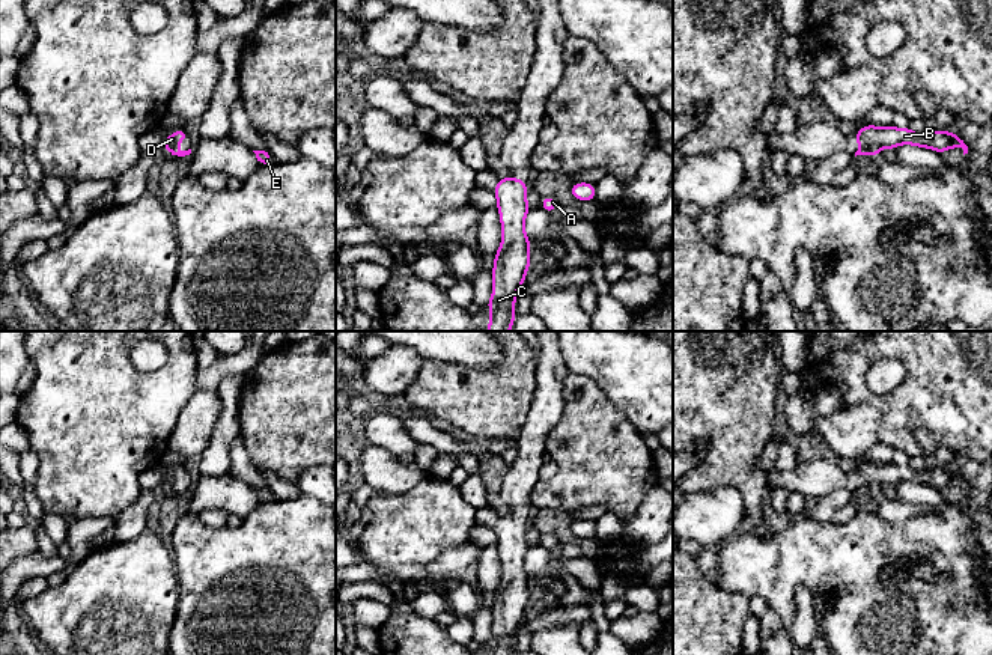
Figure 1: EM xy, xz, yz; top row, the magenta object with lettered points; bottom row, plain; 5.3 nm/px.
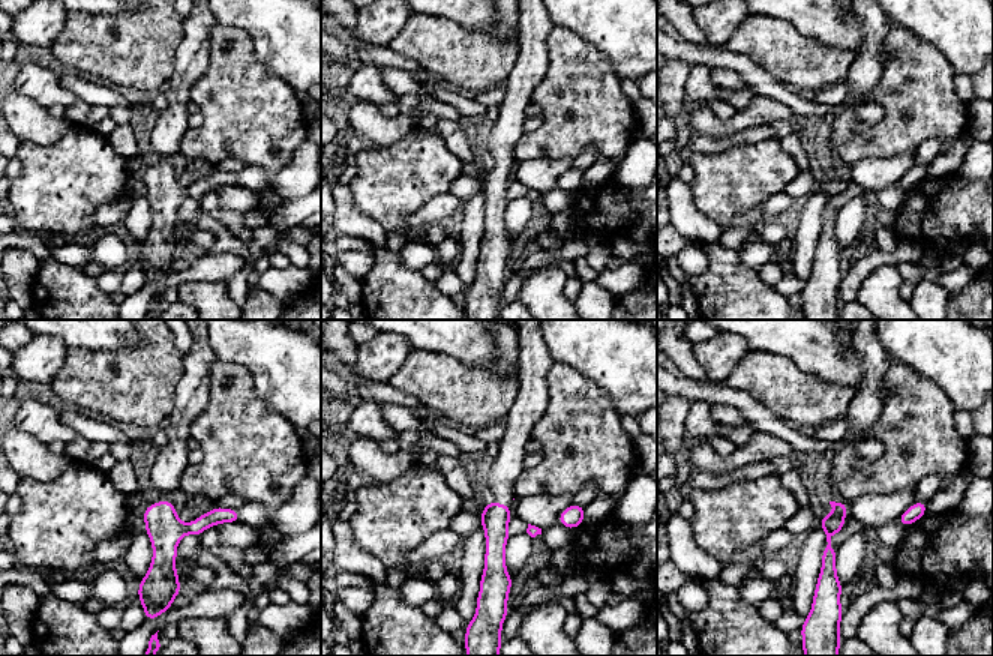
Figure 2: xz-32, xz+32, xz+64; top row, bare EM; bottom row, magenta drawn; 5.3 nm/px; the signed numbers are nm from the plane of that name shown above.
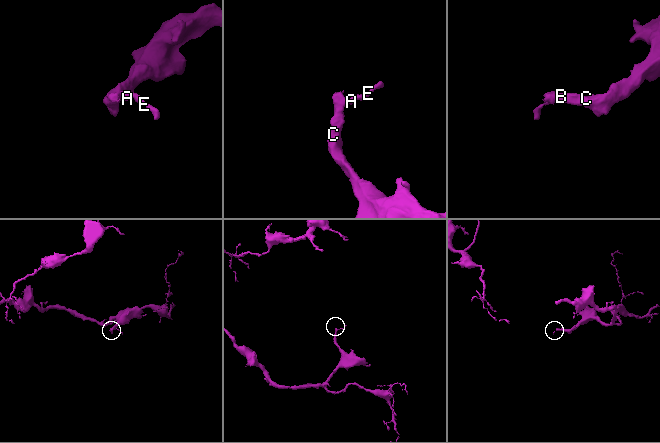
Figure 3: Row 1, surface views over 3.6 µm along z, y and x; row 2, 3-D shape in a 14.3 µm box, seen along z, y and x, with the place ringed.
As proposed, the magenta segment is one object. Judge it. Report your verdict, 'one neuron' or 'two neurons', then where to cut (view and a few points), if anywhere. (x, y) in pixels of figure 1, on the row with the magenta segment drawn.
one neuron | no cut

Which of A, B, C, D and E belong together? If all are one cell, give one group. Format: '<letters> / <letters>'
A B C D E

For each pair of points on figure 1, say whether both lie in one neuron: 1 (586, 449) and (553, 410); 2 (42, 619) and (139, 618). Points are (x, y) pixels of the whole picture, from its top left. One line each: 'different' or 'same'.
1: different
2: same

